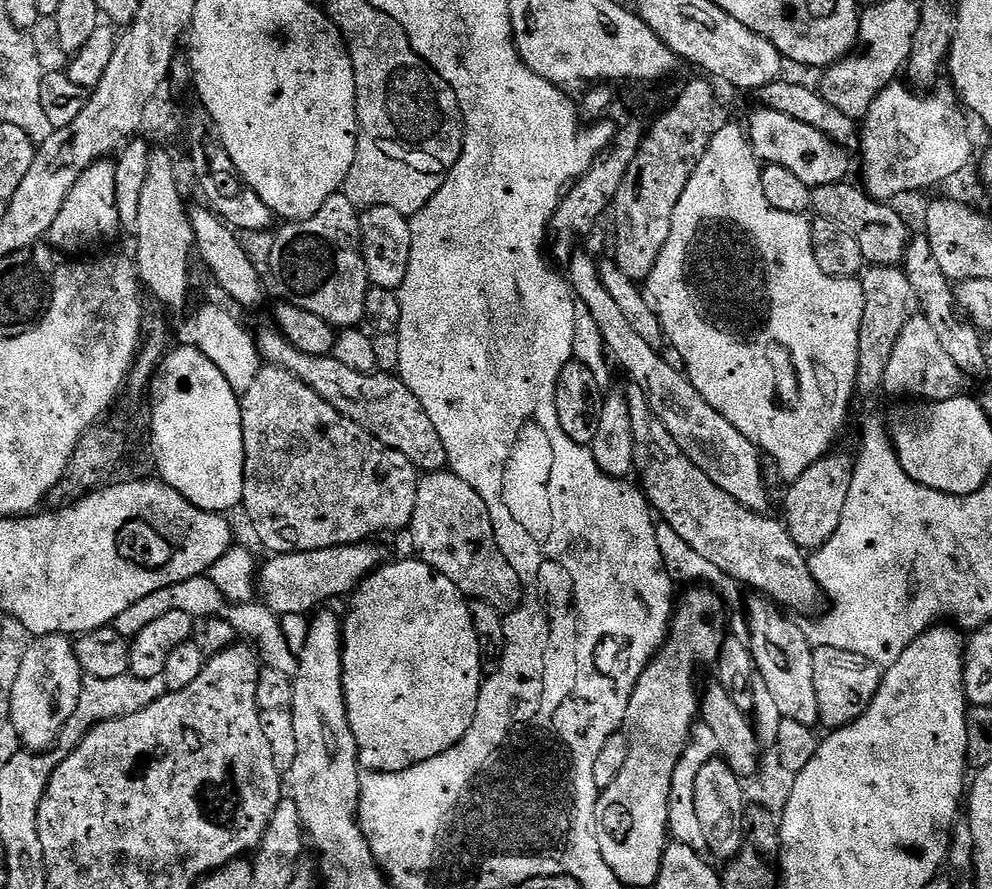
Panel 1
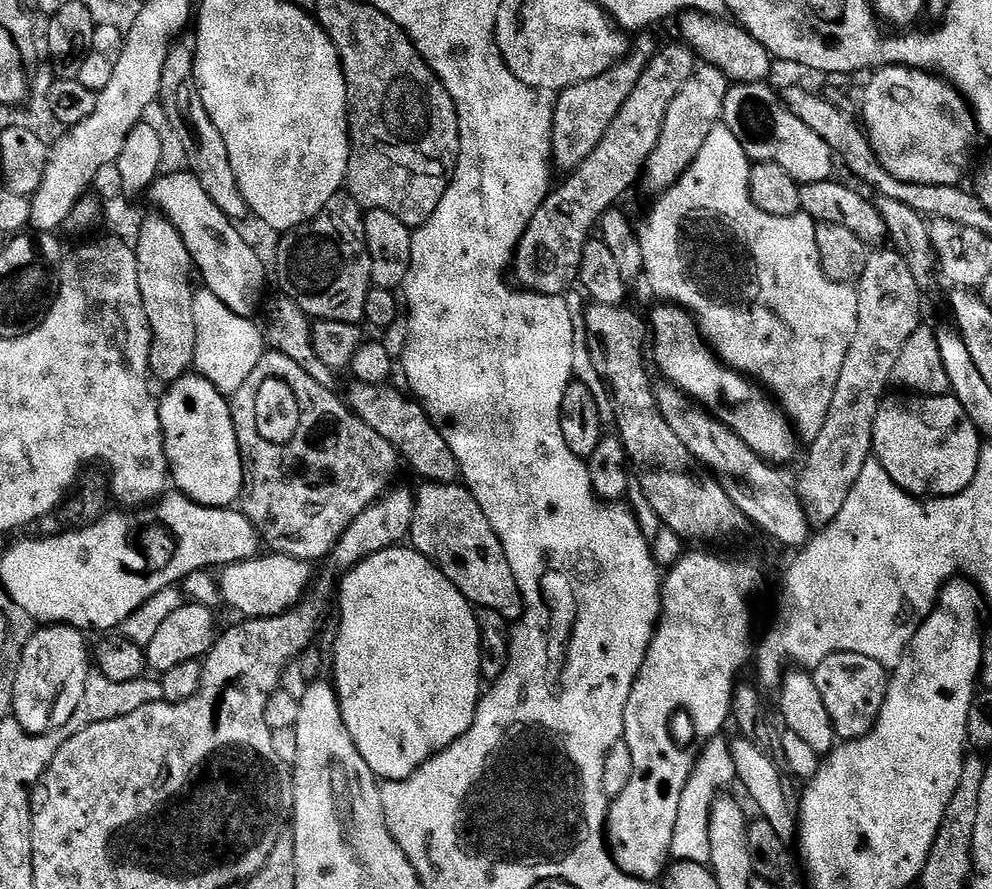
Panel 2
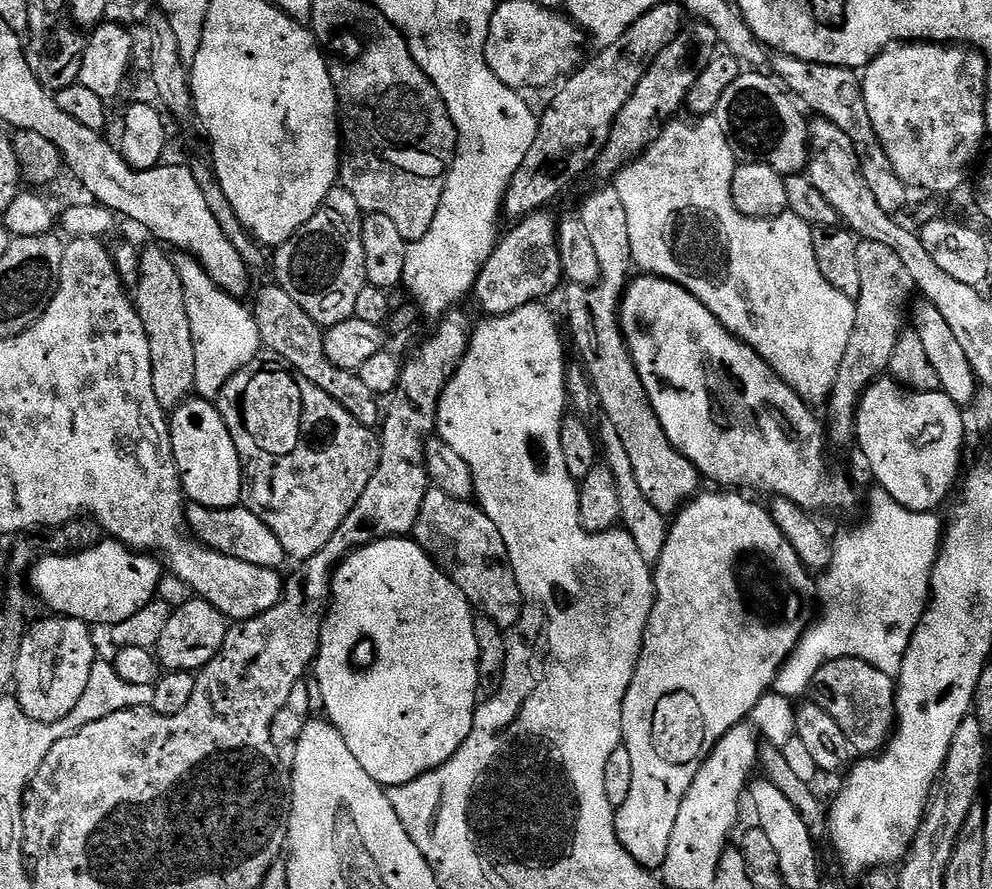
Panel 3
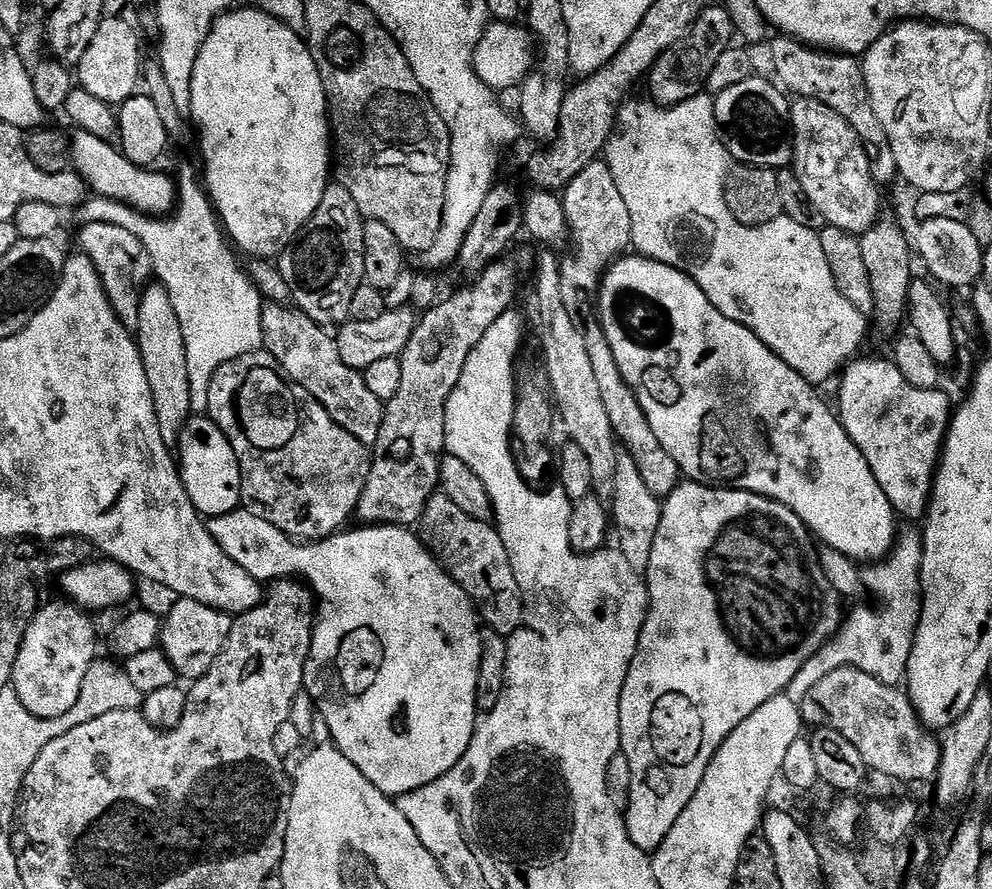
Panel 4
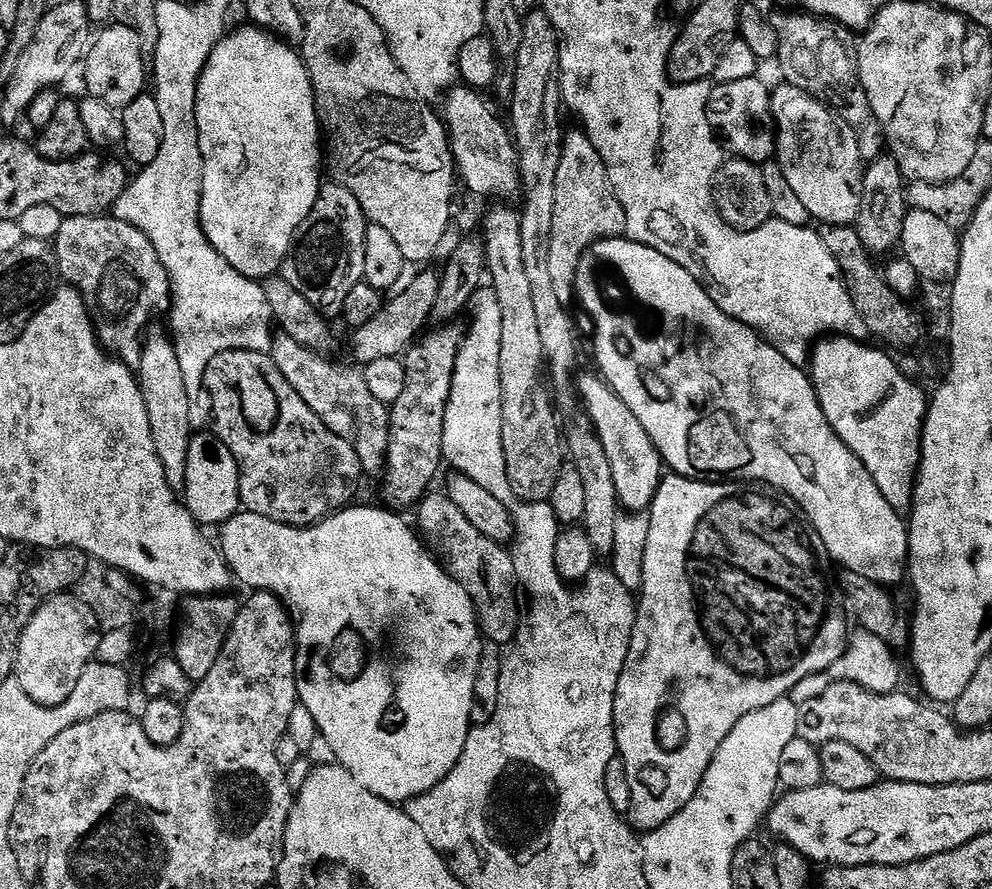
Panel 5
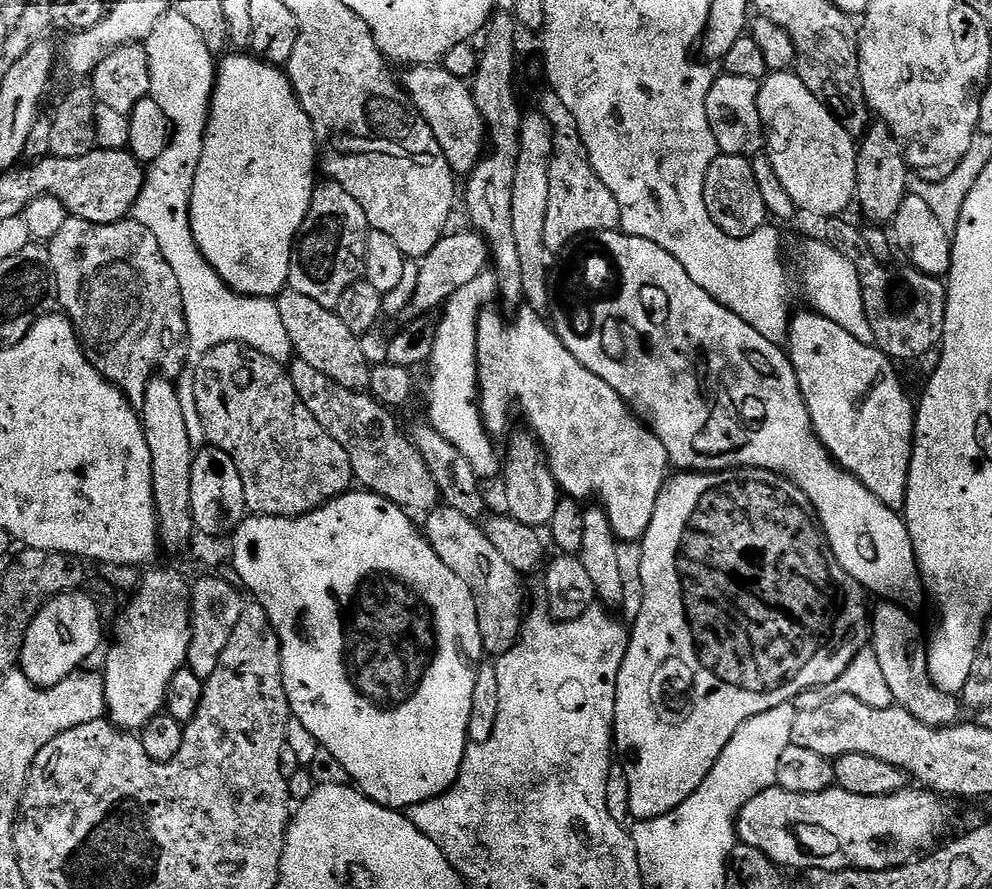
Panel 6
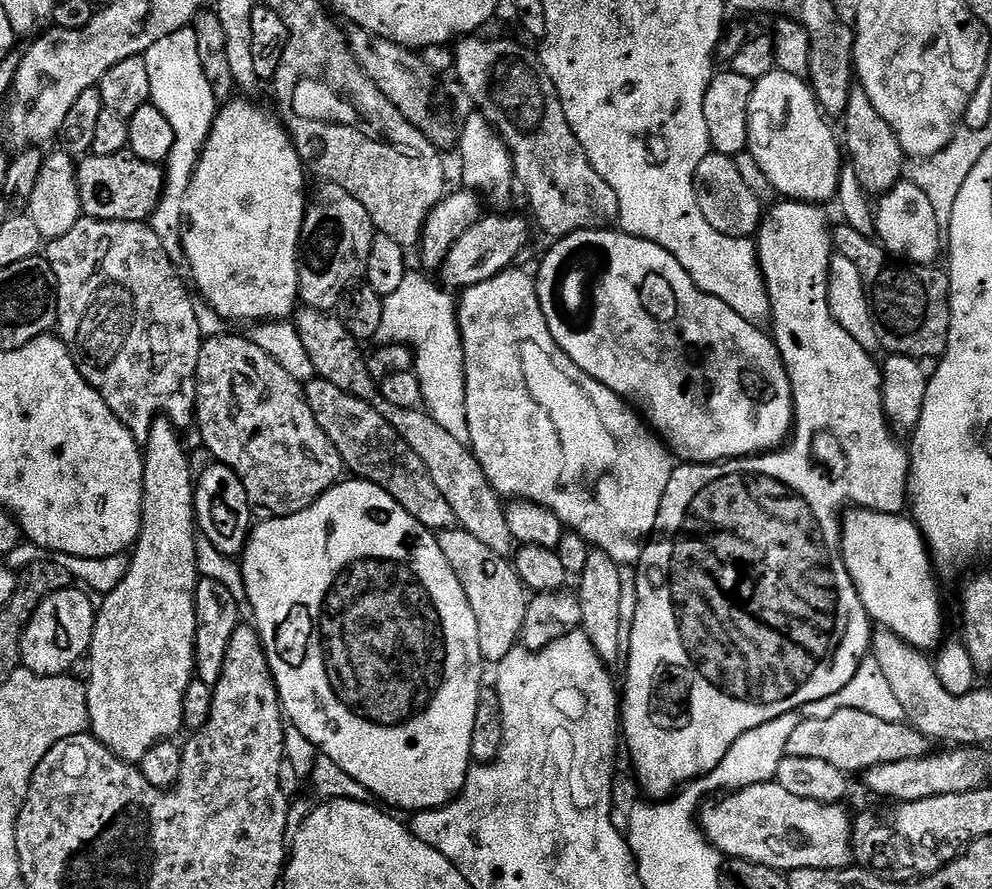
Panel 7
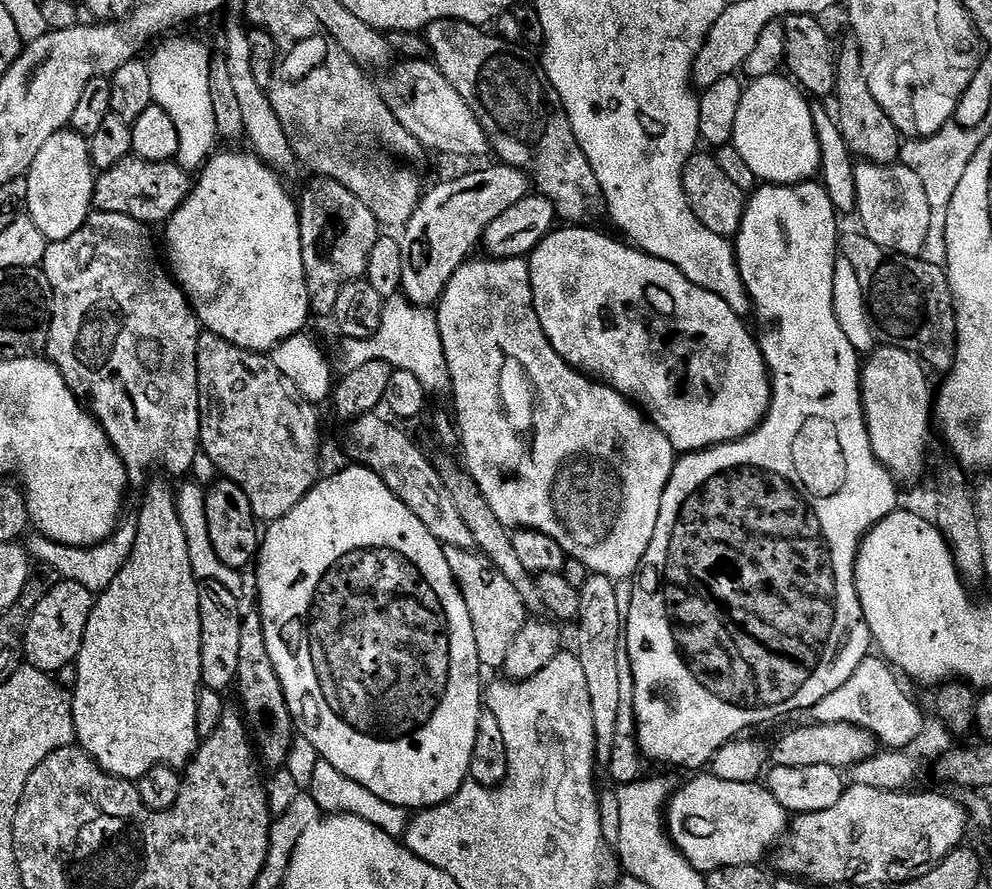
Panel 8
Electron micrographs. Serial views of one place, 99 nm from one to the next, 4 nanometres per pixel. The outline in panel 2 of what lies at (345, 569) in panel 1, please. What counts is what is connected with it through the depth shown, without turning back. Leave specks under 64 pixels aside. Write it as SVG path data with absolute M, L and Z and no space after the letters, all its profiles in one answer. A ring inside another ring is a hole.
M258 554L253 560L229 564L219 573L220 598L244 618L281 616L300 603L314 580L313 565L307 560L295 560L292 556Z

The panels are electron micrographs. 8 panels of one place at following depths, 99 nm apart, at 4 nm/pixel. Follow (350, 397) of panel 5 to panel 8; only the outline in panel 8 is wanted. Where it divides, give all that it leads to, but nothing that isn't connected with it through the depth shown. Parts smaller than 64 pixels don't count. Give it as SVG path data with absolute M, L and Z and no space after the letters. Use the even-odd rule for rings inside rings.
M380 414L360 416L351 421L344 432L344 452L353 465L368 468L412 511L434 534L439 544L455 548L476 548L474 534L470 534L466 522L458 514L454 502L450 498L450 490L440 477L440 469L435 463L428 461L428 456L397 426L391 419L383 420Z

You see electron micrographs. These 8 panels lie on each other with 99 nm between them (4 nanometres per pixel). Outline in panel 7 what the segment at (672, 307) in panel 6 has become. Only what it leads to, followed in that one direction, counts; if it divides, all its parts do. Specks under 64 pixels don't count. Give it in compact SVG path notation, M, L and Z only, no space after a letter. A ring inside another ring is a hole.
M591 228L585 232L559 237L553 244L556 245L545 254L544 261L540 264L540 273L535 273L534 279L542 314L546 314L546 326L550 326L550 334L554 334L554 342L583 372L590 374L590 378L602 382L602 386L614 390L614 394L618 394L637 409L641 417L654 429L656 435L681 461L693 464L714 464L722 460L735 460L741 456L770 452L785 443L794 427L792 387L780 352L776 348L776 342L764 328L746 322L746 318L742 318L742 314L734 314L734 310L730 310L726 302L697 288L690 274L682 270L678 258L674 258L674 254L662 250L662 246L649 240L630 236L623 230ZM858 507L848 511L842 516L840 550L844 553L844 565L862 598L862 606L868 611L869 620L898 634L915 648L935 649L941 643L940 635L944 632L944 608L940 605L940 588L932 573L934 561L920 529L904 514L871 512L868 508Z

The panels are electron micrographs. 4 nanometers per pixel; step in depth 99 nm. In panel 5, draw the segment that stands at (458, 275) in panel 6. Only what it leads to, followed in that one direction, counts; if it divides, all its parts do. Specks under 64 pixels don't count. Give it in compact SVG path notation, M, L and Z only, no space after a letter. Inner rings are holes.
M422 270L419 272L420 273L398 296L394 297L392 300L391 298L385 303L383 310L379 312L375 316L375 318L371 319L370 322L366 322L366 325L357 328L353 331L353 338L352 338L352 346L354 348L354 356L358 360L356 361L359 365L366 365L369 364L370 362L378 362L379 359L383 358L392 358L399 356L401 357L404 352L408 350L412 346L412 344L415 343L415 340L423 333L423 330L427 327L427 324L429 323L429 320L432 317L432 312L434 308L434 302L437 301L437 296L438 296L438 286L440 285L440 280L439 280L439 275L434 271L432 272L424 272L428 270Z

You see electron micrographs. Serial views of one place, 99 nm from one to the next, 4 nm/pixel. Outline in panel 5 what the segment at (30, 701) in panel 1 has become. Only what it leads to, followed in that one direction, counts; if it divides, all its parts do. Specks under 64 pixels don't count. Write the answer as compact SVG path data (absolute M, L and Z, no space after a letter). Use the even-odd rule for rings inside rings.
M71 594L53 596L30 618L26 630L22 630L20 645L16 651L14 678L38 702L47 708L57 708L78 686L82 670L91 664L102 633L90 606L84 605Z

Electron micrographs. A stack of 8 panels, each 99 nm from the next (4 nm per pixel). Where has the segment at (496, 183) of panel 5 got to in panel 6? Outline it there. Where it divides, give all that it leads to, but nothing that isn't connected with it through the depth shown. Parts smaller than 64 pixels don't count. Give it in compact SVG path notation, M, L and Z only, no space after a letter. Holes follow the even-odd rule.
M417 64L405 72L408 73L402 79L403 95L434 134L453 173L460 178L467 177L482 155L482 121L476 113L471 87L465 81L454 78L454 74L450 74L442 66Z

